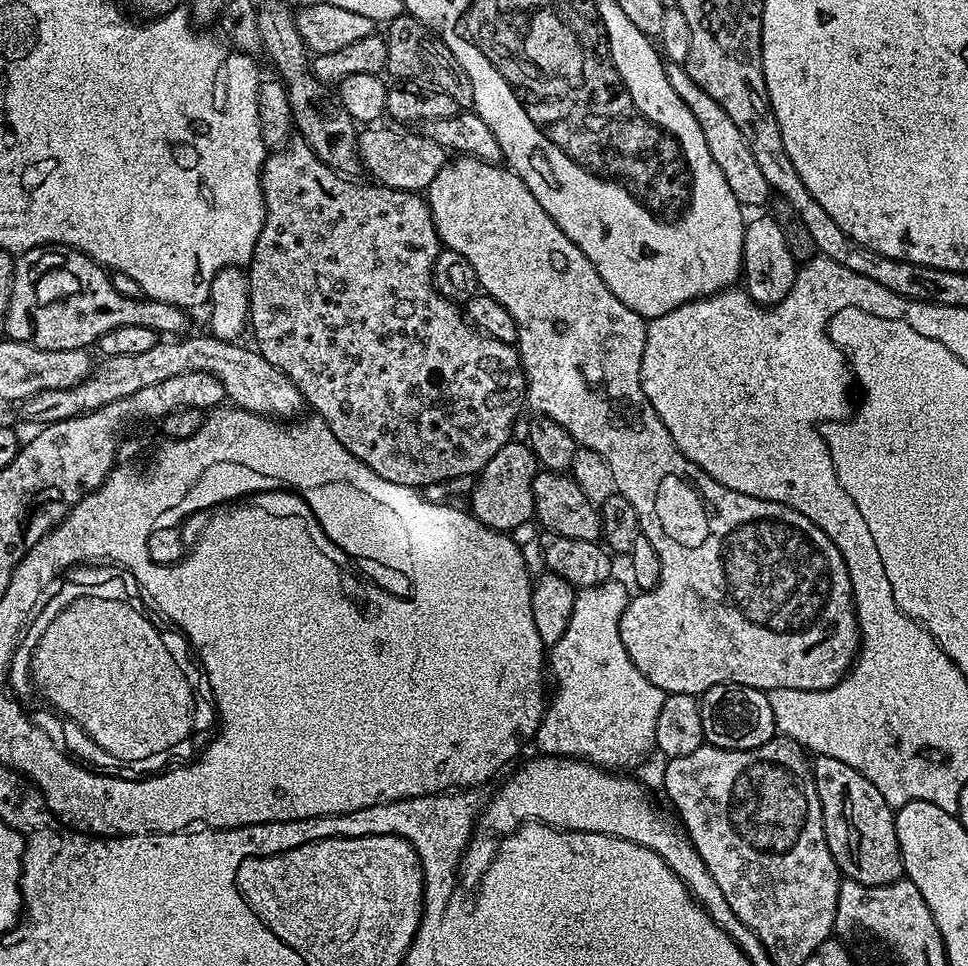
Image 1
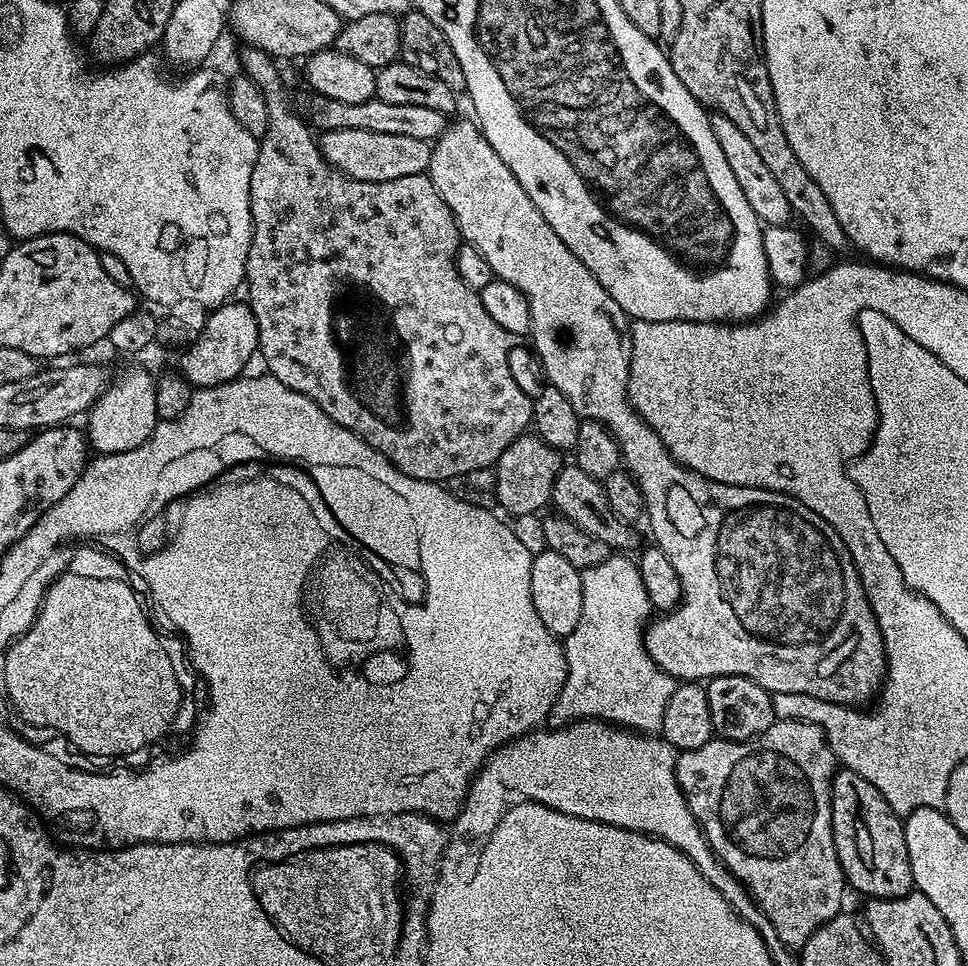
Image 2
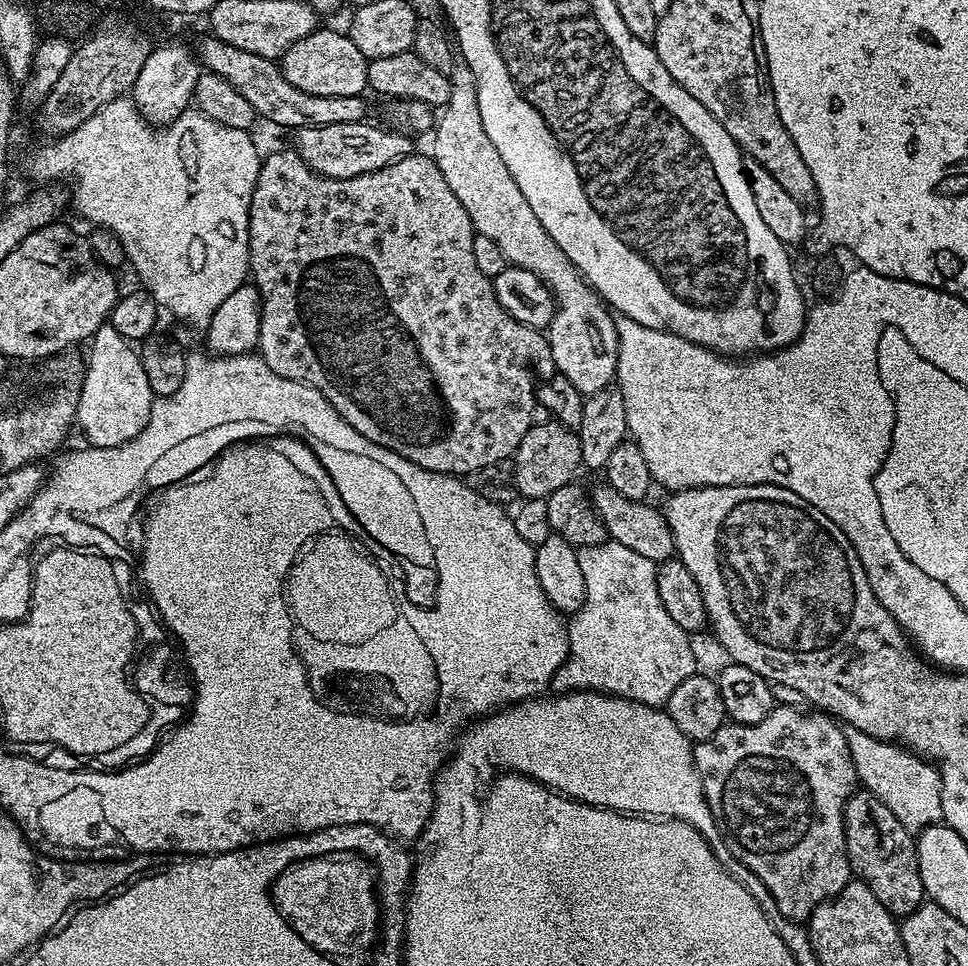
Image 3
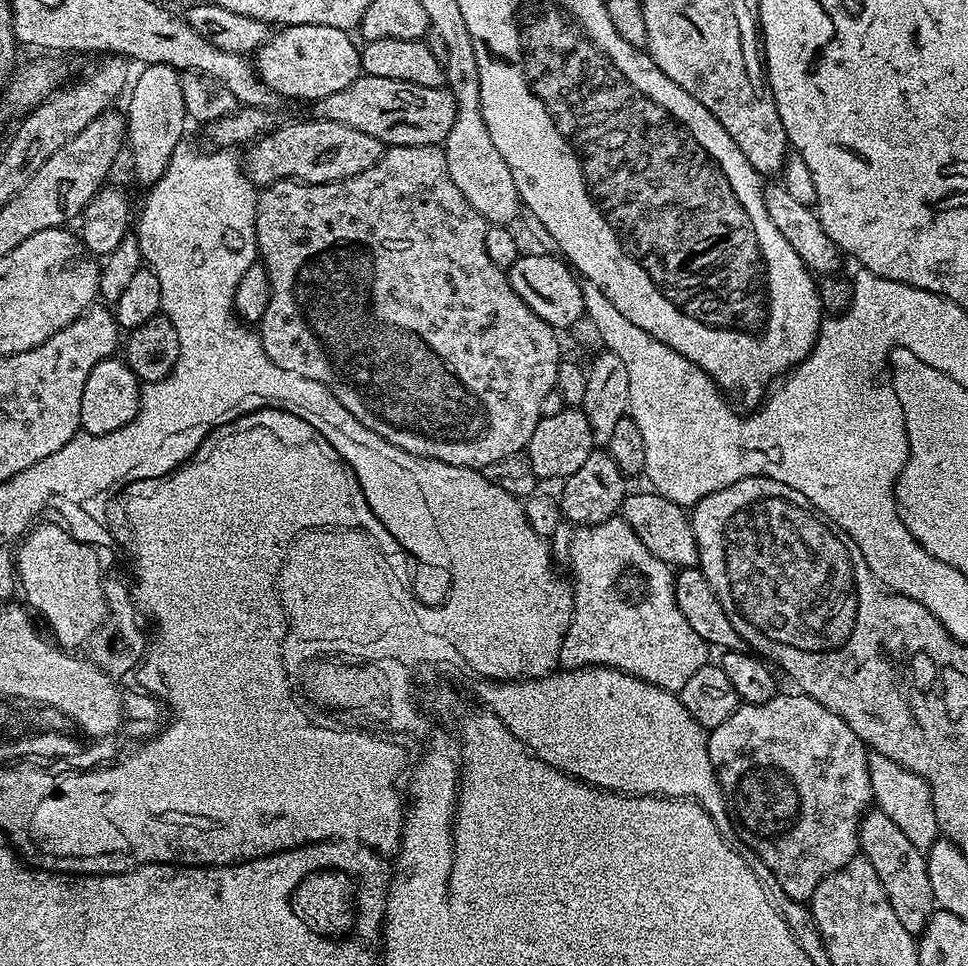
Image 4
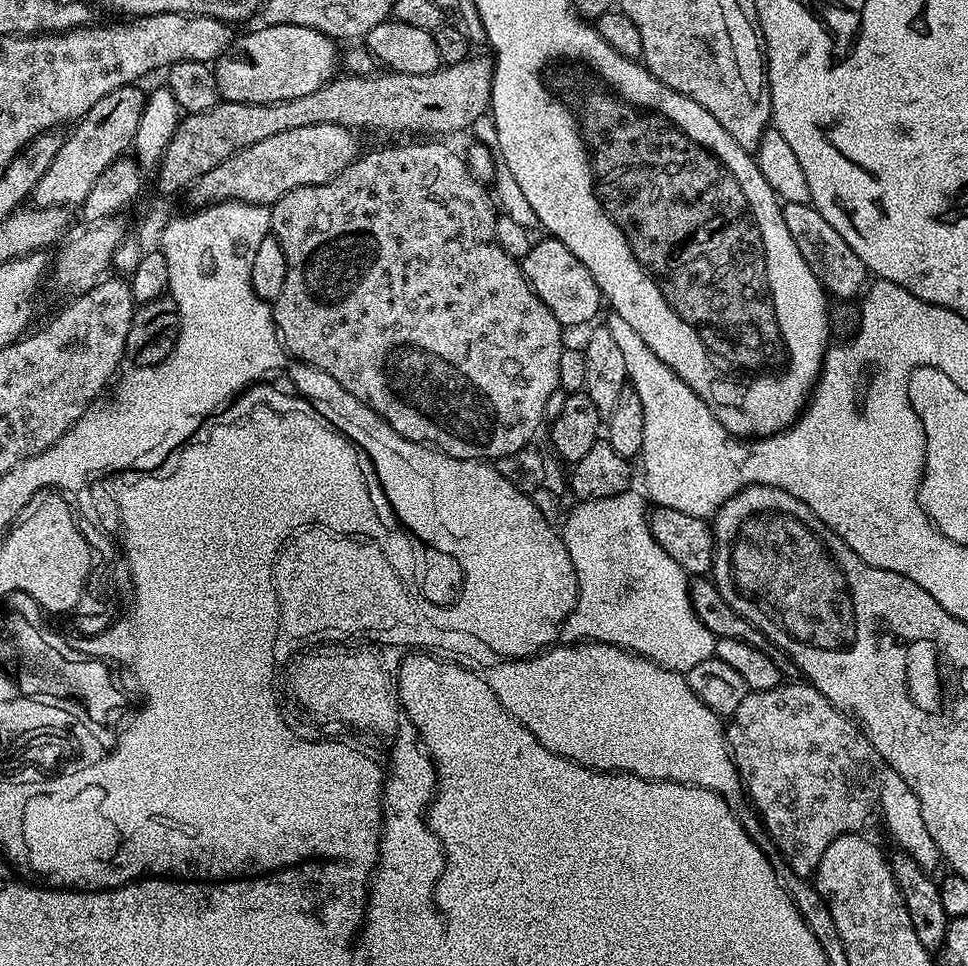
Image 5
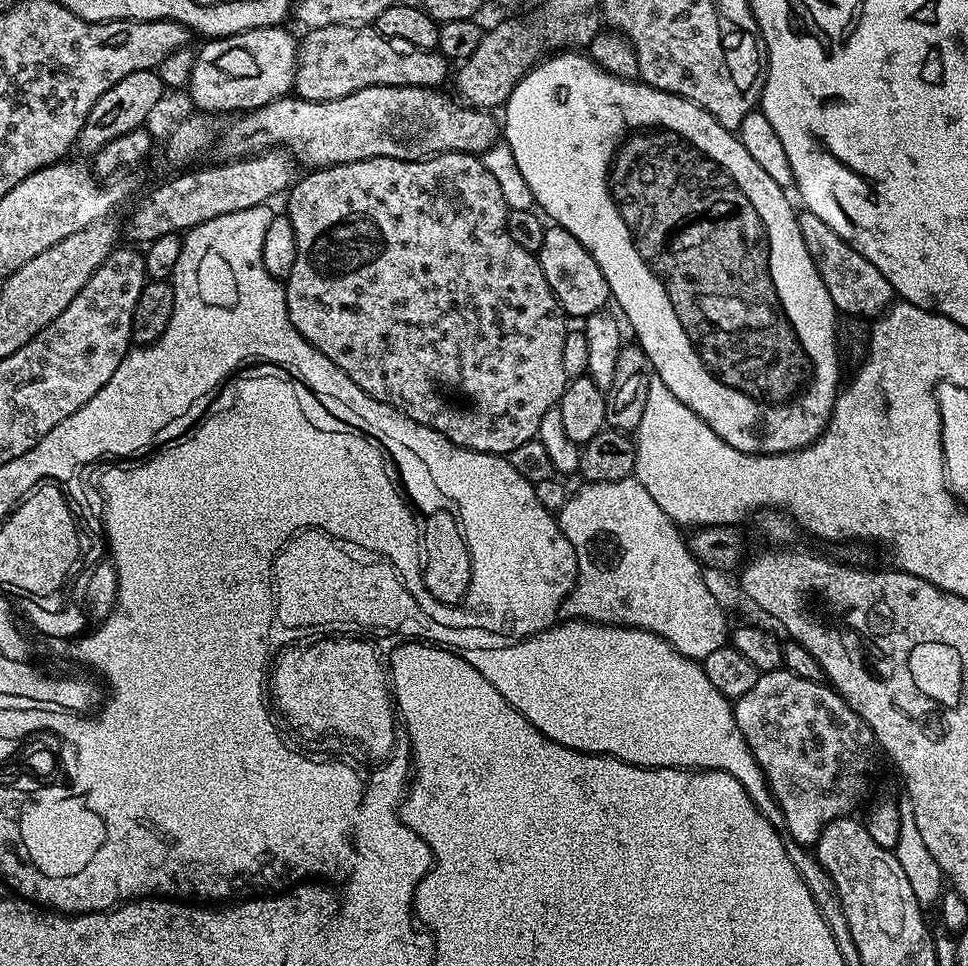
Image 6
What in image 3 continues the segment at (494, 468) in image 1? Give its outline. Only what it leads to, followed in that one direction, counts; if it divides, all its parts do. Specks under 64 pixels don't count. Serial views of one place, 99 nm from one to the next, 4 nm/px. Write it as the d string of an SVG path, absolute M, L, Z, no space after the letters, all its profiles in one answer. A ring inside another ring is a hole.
M533 423L510 460L512 481L516 484L517 493L524 500L547 500L550 494L554 494L554 490L573 483L577 479L576 471L581 471L582 468L579 435L564 424L547 423Z

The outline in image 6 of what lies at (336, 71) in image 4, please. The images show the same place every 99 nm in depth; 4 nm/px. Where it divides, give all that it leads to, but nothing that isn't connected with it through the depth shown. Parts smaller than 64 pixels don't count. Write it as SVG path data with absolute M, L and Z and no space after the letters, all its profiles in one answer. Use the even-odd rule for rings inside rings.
M277 26L275 28L255 28L254 30L246 30L245 32L239 32L233 36L222 36L219 38L209 39L201 48L198 48L196 52L196 61L194 62L194 70L188 76L188 86L186 89L187 95L192 95L192 100L197 104L199 111L204 114L221 114L220 112L236 112L232 114L243 114L250 112L254 108L261 108L266 106L270 102L279 100L282 96L287 96L293 91L296 83L296 65L298 63L298 40L297 37L292 37L287 32L287 27Z

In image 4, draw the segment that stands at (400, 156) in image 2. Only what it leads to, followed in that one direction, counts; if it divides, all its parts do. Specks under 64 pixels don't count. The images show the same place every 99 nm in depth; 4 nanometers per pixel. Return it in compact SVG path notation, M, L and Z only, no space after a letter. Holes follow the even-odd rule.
M319 118L300 120L297 124L281 123L272 132L261 135L247 149L248 157L242 163L249 179L257 186L267 186L279 180L299 180L302 184L329 184L335 180L349 180L362 170L370 170L374 162L386 151L386 146L378 138L370 134L362 134L362 130L354 130L354 126L342 126L342 122L330 122Z

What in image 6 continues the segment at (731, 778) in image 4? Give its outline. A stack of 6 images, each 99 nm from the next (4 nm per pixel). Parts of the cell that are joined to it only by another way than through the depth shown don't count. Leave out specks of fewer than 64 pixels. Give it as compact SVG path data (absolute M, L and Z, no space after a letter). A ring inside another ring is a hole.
M781 666L775 672L761 674L758 682L738 697L734 707L738 730L742 730L746 746L750 746L768 780L768 789L780 807L780 816L788 827L789 837L792 835L800 844L815 845L830 822L852 816L855 808L865 803L864 795L872 784L872 771L876 768L878 745L870 726L866 726L864 719L839 696L835 688L827 683L806 682L806 678L798 678L798 674L790 674ZM800 748L812 748L812 760L808 760Z

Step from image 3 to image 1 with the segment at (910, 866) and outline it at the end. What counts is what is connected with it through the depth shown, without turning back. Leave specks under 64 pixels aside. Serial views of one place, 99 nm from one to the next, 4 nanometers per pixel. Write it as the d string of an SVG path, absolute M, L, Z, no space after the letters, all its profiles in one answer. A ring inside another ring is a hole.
M816 756L812 773L822 802L822 822L830 854L847 879L863 885L890 885L904 876L904 863L898 846L896 813L878 794L878 786L870 782L854 766L838 762L838 758Z

